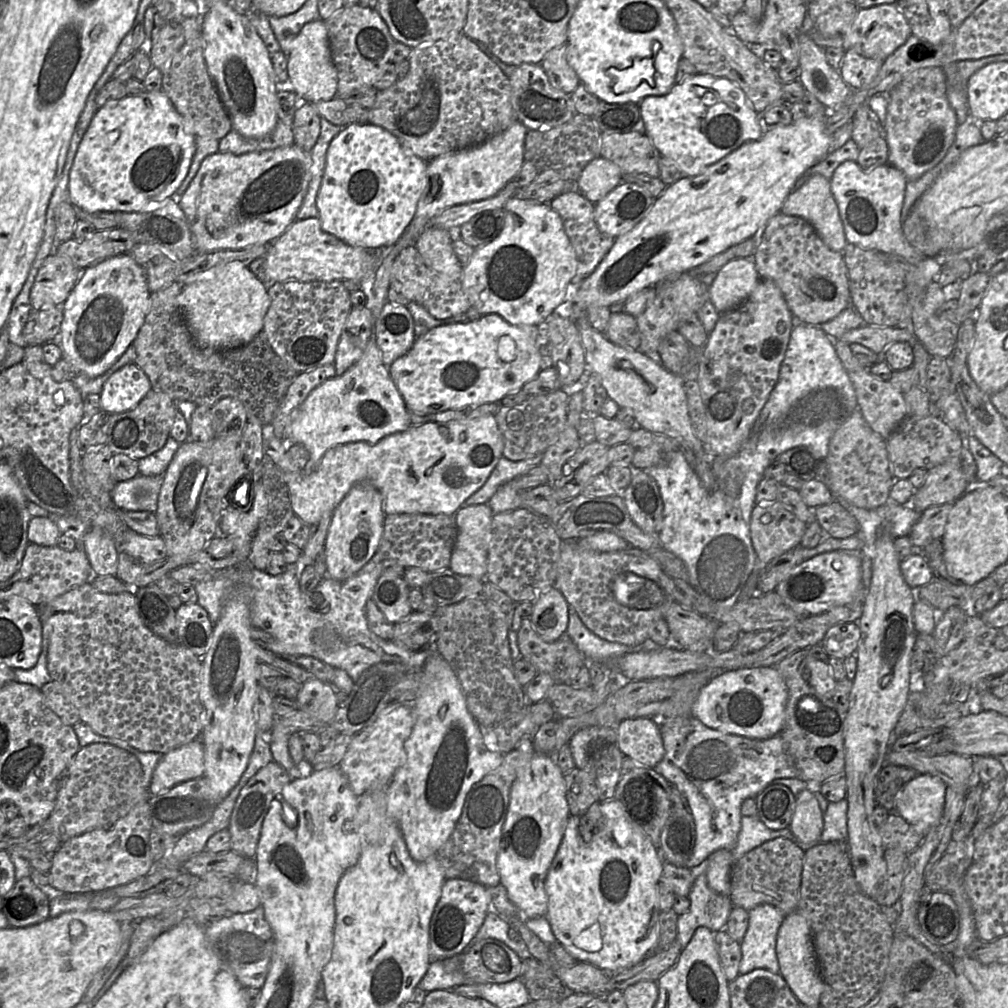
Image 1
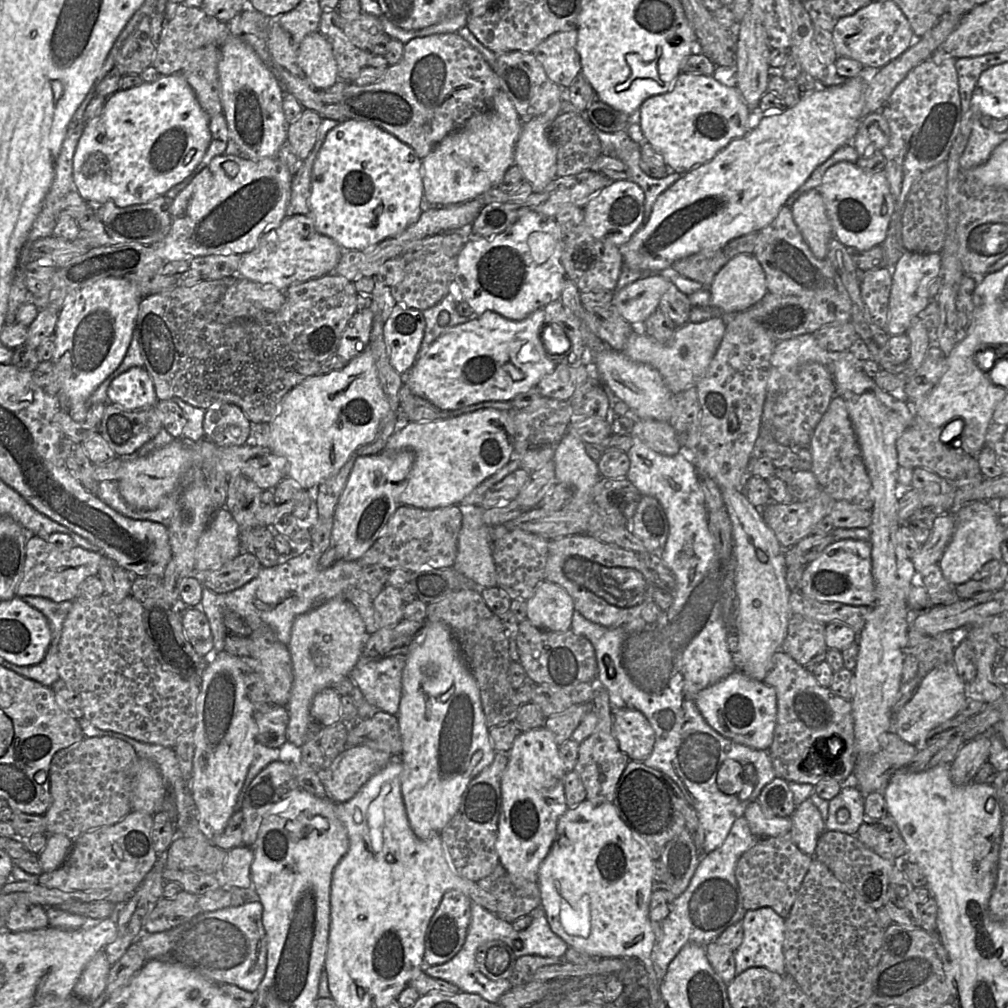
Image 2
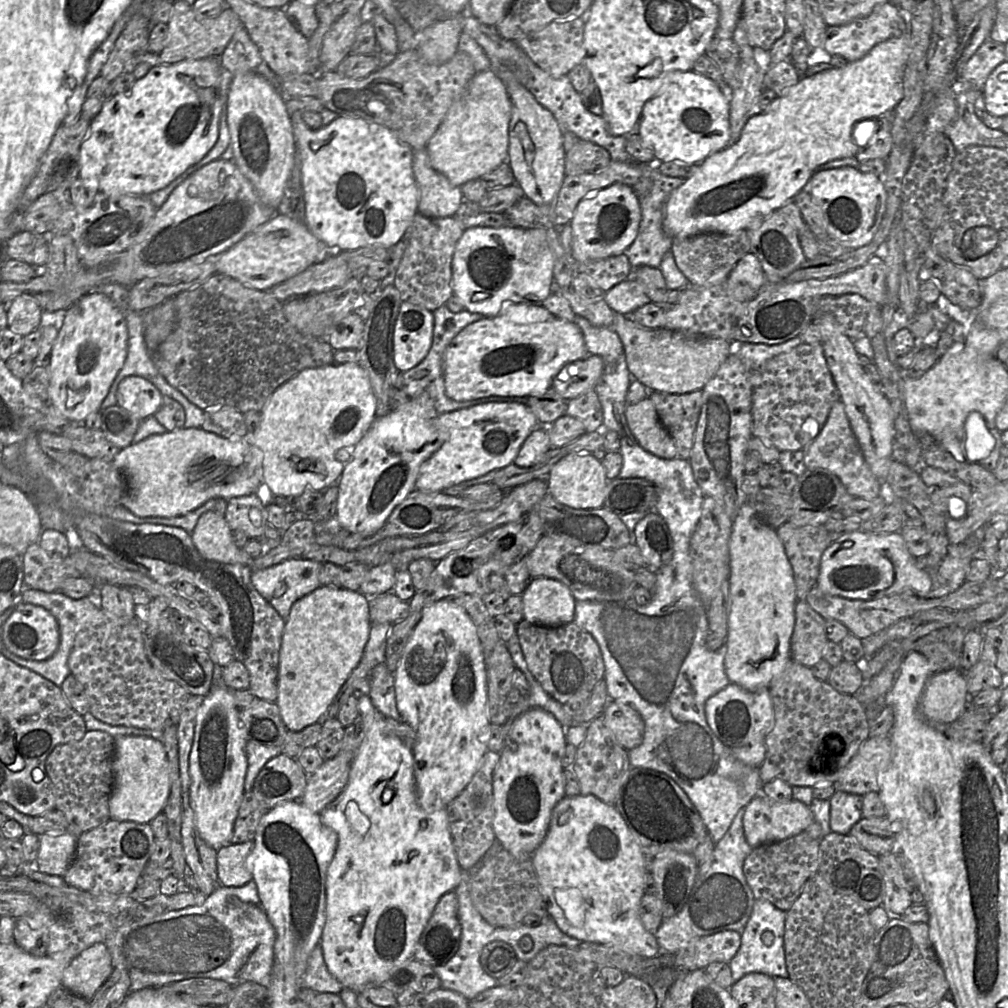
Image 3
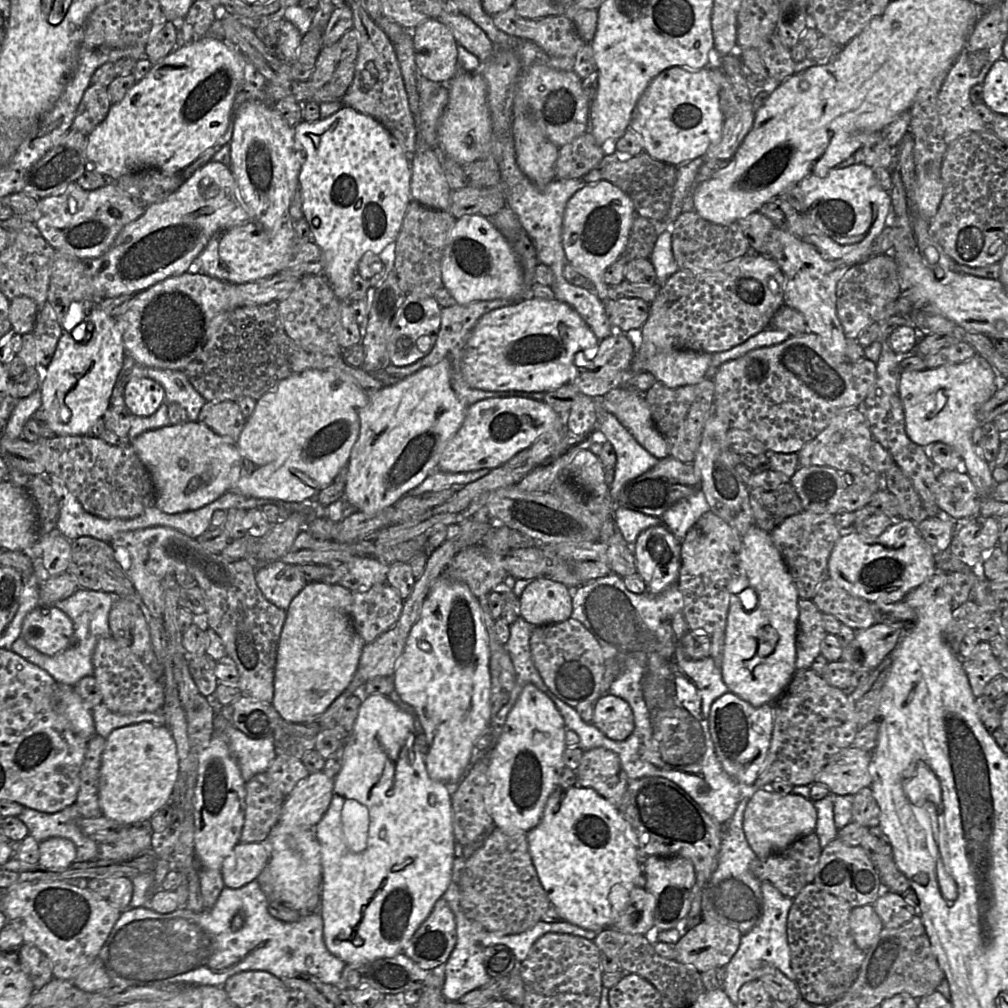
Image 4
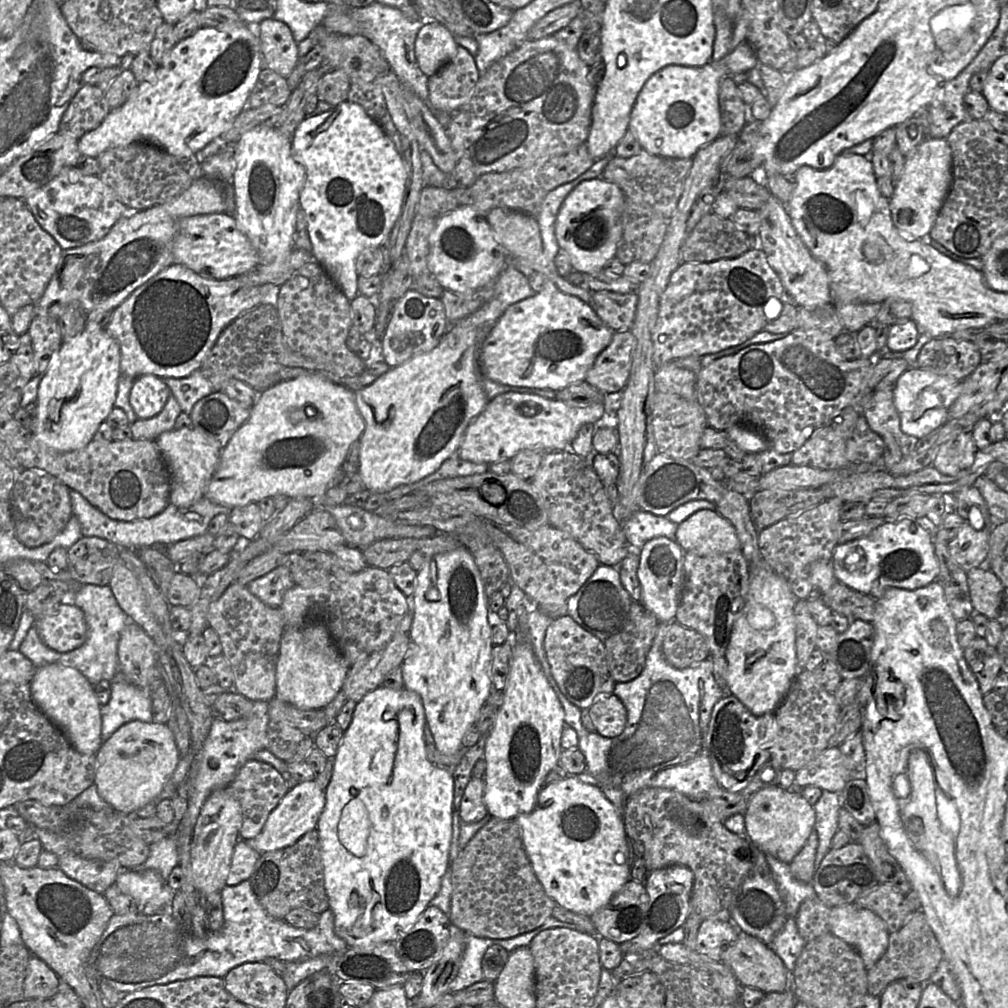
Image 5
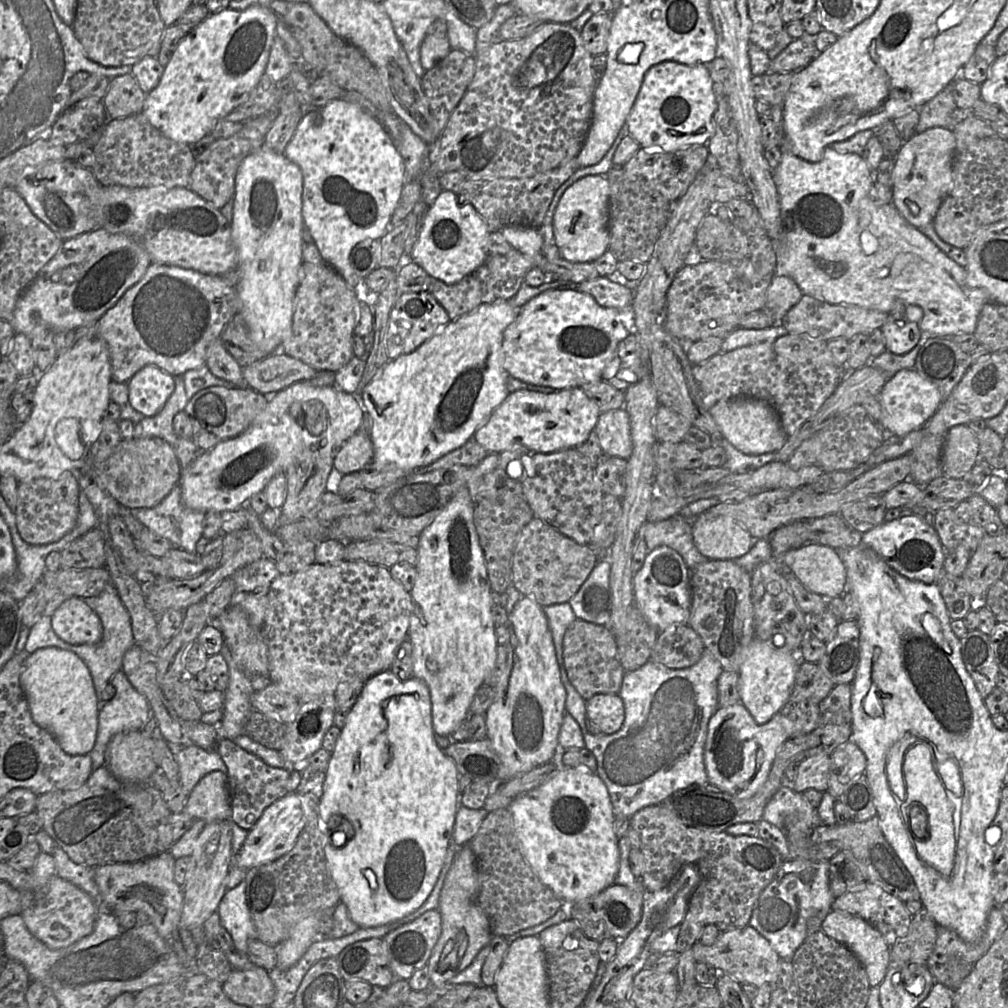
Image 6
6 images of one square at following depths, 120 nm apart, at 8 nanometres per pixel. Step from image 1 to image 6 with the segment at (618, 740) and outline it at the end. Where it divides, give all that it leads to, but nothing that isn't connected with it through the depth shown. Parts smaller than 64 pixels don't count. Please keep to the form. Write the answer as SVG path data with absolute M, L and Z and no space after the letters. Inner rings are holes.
M596 694L585 701L586 718L604 735L620 730L625 719L625 708L618 694Z

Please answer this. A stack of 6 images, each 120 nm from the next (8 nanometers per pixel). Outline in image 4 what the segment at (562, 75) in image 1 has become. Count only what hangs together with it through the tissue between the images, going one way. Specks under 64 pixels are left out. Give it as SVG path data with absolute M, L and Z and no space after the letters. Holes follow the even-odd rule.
M512 5L508 10L492 16L495 26L512 37L526 39L535 43L547 55L558 58L575 58L579 49L587 43L577 32L573 20L565 16L547 16L536 19L525 19L519 16Z

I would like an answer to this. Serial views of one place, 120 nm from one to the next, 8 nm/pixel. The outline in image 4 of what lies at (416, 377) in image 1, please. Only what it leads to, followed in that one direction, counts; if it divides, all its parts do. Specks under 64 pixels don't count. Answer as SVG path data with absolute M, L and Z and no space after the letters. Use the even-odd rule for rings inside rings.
M536 297L523 298L522 300L519 300L509 306L492 310L483 315L478 320L463 349L463 354L461 358L461 373L466 384L473 389L484 391L515 390L526 392L548 392L570 383L577 375L578 369L581 368L581 364L578 363L578 366L576 365L575 358L577 357L579 358L578 360L581 361L585 359L589 354L594 354L599 343L600 340L595 336L590 327L585 323L581 316L568 304L561 302L557 299L544 300L538 299Z

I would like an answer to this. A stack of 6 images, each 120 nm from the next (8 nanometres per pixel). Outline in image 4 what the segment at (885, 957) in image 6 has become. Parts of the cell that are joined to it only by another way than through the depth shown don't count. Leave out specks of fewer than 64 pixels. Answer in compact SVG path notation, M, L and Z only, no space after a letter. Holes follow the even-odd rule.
M871 904L853 907L849 924L857 946L865 952L875 943L884 928L882 920Z

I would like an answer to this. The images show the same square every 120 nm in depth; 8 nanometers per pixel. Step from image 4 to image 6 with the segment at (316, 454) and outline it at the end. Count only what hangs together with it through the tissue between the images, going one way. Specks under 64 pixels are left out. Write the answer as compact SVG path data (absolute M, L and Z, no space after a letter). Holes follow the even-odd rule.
M300 381L277 392L269 397L265 409L258 414L252 424L239 436L220 442L209 451L201 451L196 459L186 469L182 470L180 486L184 504L198 511L232 511L245 507L249 499L256 493L263 491L271 480L279 472L285 472L305 449L303 434L304 419L299 419L291 414L293 404L301 404L305 414L305 408L310 401L321 402L328 415L328 425L332 428L336 452L353 434L361 429L364 415L363 402L360 393L349 393L333 386L316 386L310 381Z

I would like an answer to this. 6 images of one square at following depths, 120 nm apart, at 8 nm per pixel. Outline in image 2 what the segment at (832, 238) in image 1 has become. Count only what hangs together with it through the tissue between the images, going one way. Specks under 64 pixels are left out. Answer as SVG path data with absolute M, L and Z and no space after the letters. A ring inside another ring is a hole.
M818 189L802 194L790 208L795 224L813 255L825 259L829 240L834 234Z

